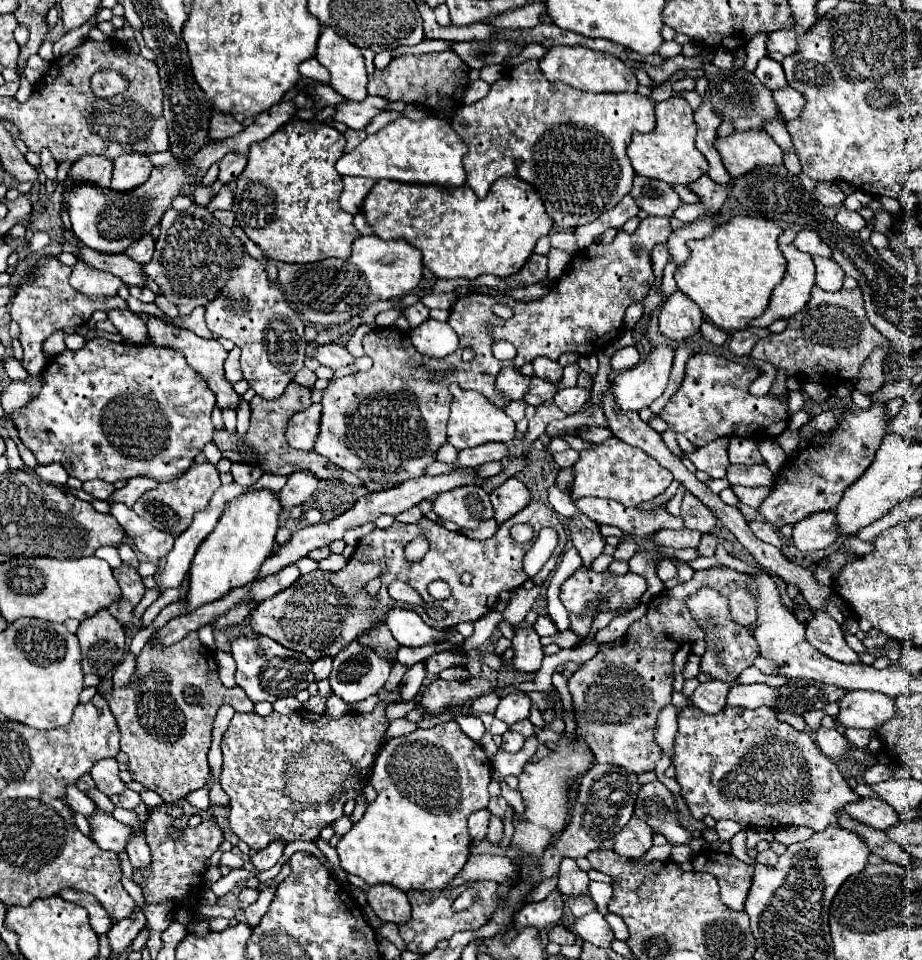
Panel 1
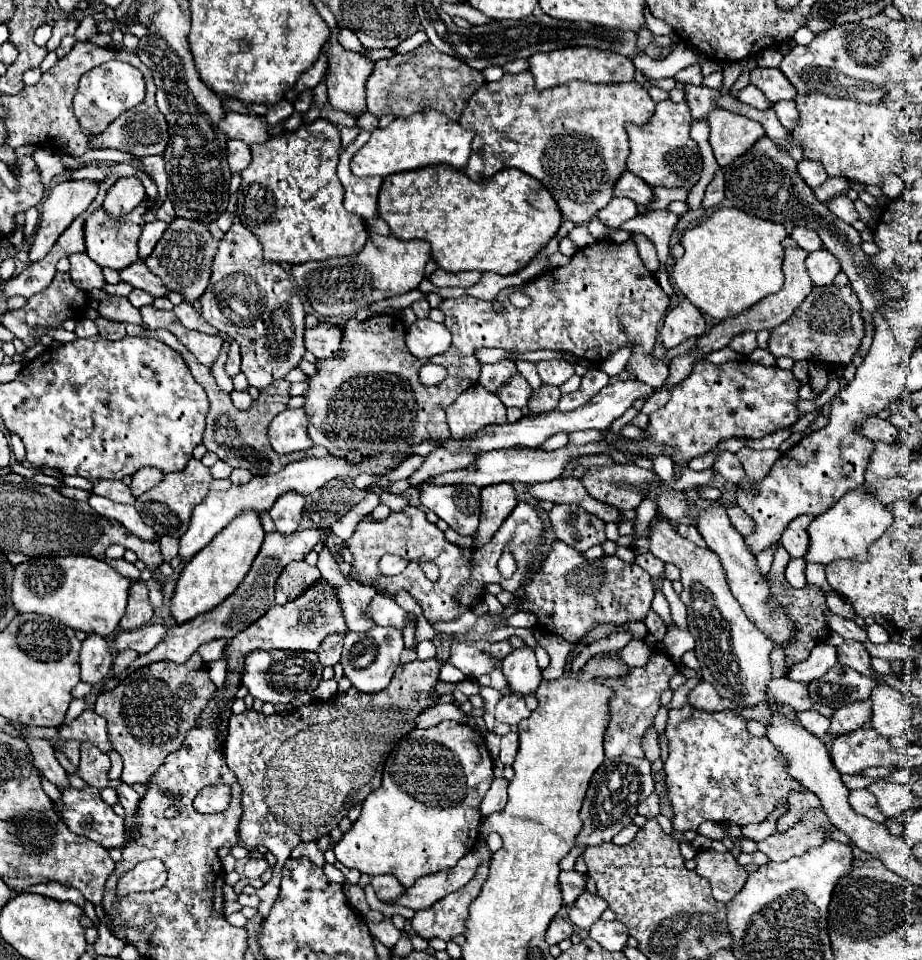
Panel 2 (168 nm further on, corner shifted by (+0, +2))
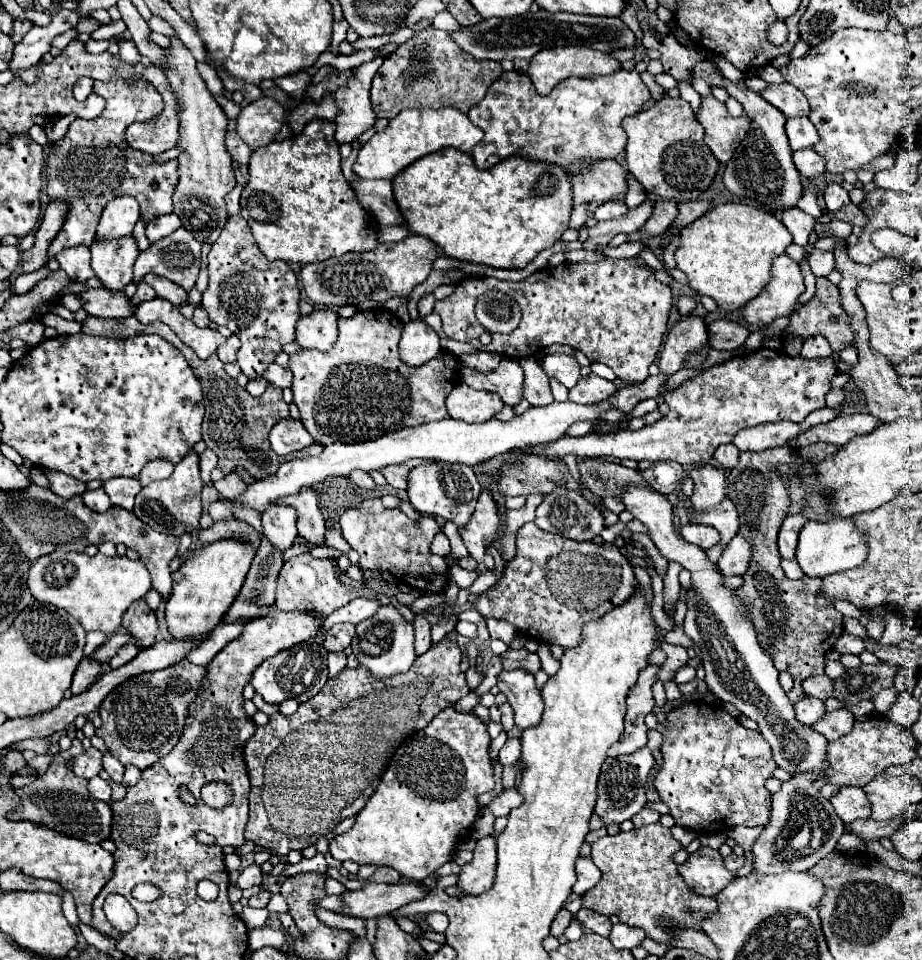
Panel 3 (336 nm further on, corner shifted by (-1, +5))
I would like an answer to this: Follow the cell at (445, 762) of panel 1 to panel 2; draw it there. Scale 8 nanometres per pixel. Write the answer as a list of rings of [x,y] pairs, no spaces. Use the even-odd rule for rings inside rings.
[[[441,721],[431,729],[413,729],[389,753],[381,787],[369,793],[359,819],[333,847],[337,861],[371,877],[391,873],[403,887],[411,887],[425,875],[455,867],[457,861],[475,847],[477,827],[481,823],[479,805],[491,781],[493,759],[485,747],[483,735],[475,729],[455,721]]]

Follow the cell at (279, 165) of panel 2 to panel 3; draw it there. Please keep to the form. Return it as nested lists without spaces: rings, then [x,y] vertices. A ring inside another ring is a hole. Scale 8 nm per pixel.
[[[312,120],[298,136],[254,150],[240,214],[244,214],[256,244],[268,260],[308,264],[346,252],[368,252],[378,246],[378,224],[358,204],[340,170],[342,158],[334,132],[334,122]]]

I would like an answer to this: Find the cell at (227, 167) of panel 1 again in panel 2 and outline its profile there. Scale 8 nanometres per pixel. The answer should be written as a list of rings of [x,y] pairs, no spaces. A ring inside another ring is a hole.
[[[227,141],[227,155],[229,155],[229,167],[231,171],[243,171],[251,163],[249,147],[243,141]]]

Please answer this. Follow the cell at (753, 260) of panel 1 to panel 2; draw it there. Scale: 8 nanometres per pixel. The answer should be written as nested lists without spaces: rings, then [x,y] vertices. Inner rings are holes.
[[[723,207],[713,211],[705,217],[699,225],[685,229],[681,237],[681,245],[685,247],[685,255],[673,265],[673,279],[675,285],[683,291],[683,295],[701,311],[709,313],[715,319],[735,317],[741,311],[749,309],[763,297],[775,293],[783,285],[781,261],[783,261],[783,247],[781,241],[787,237],[783,225],[773,221],[763,221],[759,217],[751,217],[735,207]]]

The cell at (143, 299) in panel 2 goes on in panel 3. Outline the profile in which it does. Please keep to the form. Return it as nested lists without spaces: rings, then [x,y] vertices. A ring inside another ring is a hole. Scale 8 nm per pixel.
[[[140,282],[140,284],[138,284],[138,290],[136,290],[134,298],[132,298],[132,302],[138,306],[138,304],[142,304],[142,302],[146,302],[146,300],[152,300],[152,298],[156,298],[154,290],[152,290],[146,282]]]

